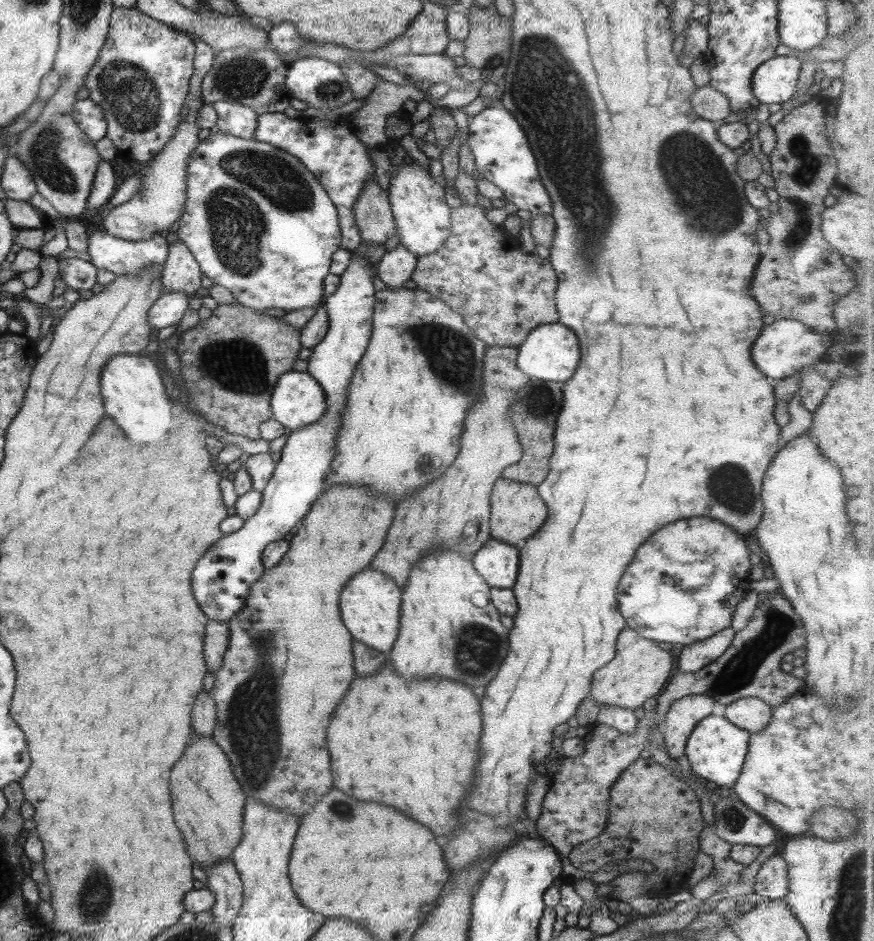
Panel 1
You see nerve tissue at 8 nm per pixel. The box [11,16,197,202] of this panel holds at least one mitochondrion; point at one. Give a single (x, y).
(127, 89)

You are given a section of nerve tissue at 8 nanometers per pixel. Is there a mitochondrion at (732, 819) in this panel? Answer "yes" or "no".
yes

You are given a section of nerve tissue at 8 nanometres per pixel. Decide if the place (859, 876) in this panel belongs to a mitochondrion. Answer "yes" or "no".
yes

